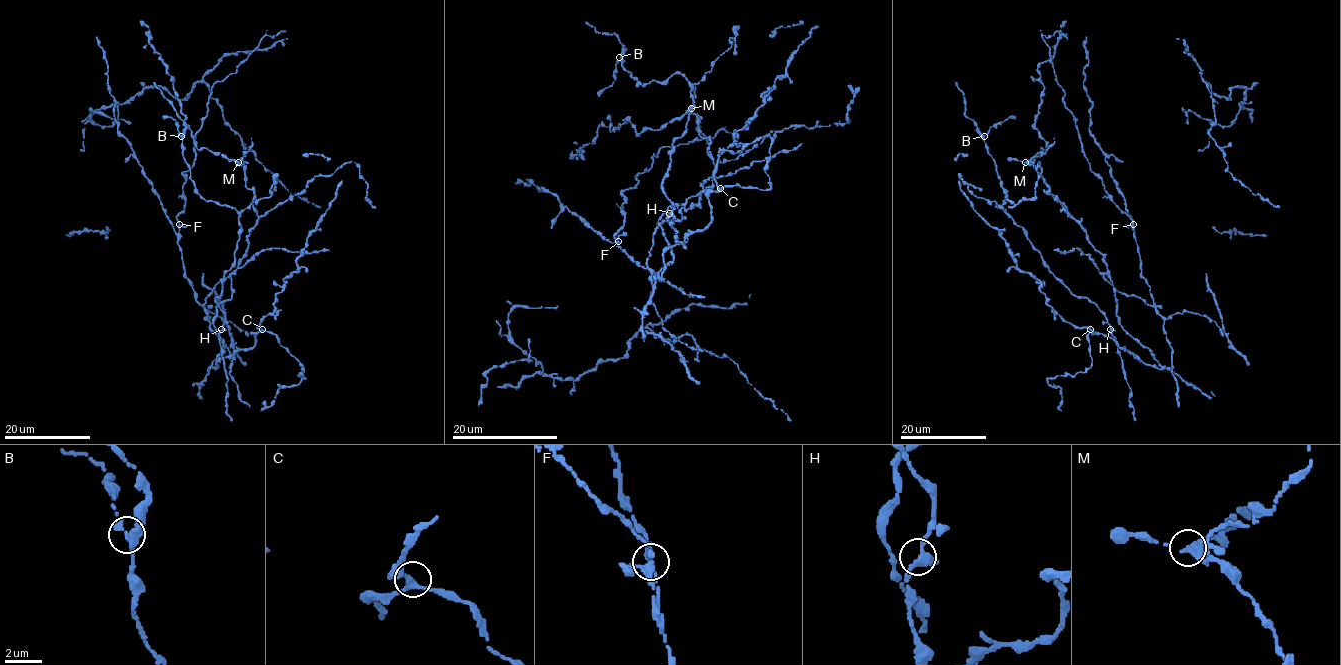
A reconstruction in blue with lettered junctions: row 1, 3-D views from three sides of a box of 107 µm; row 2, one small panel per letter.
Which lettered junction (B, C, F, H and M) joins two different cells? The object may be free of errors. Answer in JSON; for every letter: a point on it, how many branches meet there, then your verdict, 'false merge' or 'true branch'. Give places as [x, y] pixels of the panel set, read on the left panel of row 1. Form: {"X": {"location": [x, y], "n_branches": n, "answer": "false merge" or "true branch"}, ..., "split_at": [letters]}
{"B": {"location": [181, 136], "n_branches": 3, "answer": "true branch"}, "C": {"location": [262, 329], "n_branches": 3, "answer": "true branch"}, "F": {"location": [179, 224], "n_branches": 3, "answer": "false merge"}, "H": {"location": [221, 329], "n_branches": 3, "answer": "true branch"}, "M": {"location": [238, 162], "n_branches": 3, "answer": "true branch"}, "split_at": ["F"]}

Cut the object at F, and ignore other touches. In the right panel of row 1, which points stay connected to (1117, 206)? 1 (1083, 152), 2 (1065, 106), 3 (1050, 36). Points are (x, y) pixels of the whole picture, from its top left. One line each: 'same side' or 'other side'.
1: same side
2: same side
3: same side

